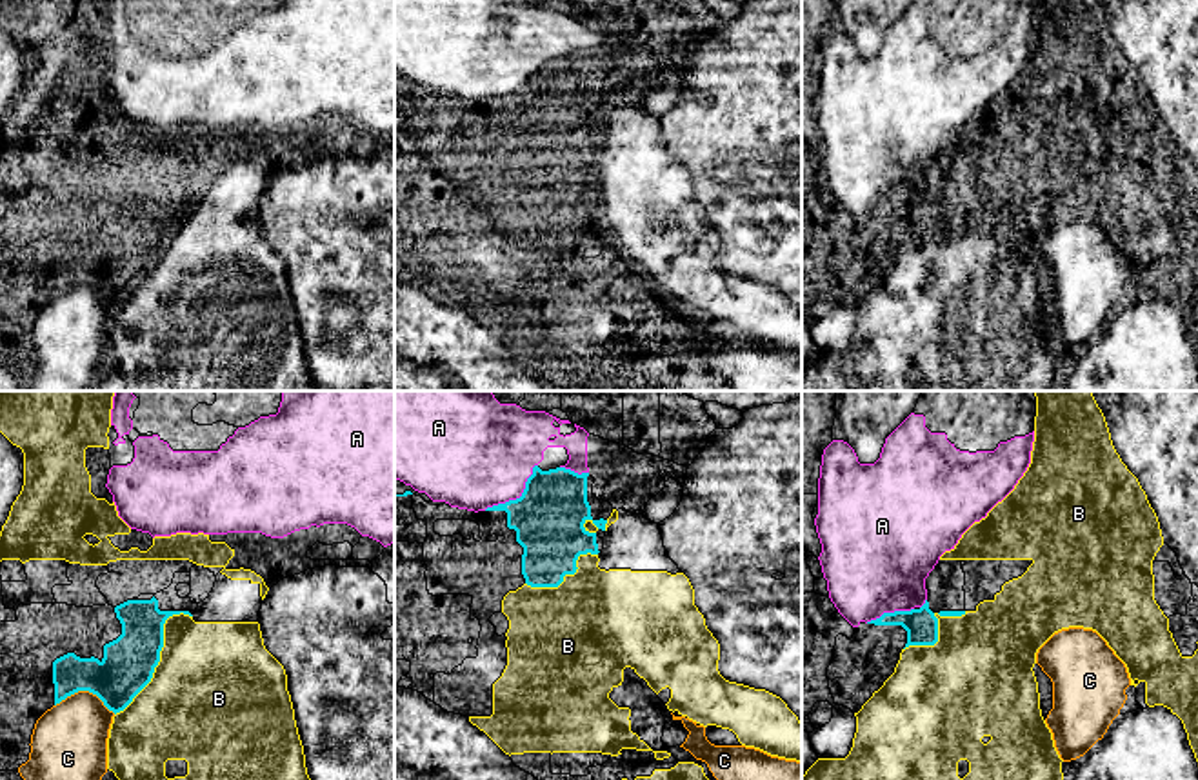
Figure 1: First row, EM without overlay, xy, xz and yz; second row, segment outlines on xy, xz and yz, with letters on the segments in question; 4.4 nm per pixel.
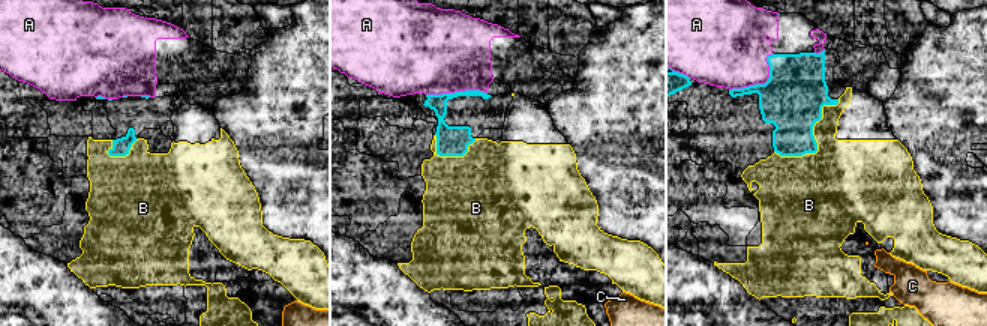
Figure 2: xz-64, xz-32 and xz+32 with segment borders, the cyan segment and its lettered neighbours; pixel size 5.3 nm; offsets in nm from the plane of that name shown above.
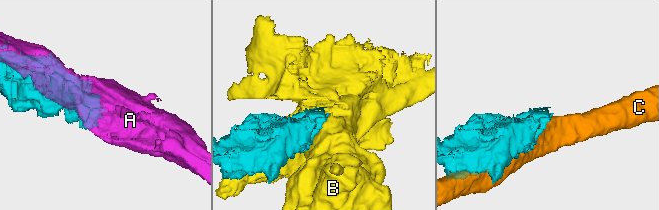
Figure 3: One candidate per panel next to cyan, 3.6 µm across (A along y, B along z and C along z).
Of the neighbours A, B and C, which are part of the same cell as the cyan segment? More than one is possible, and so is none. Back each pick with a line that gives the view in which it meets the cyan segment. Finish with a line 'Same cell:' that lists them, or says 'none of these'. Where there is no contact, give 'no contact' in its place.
A: meets cyan in xz
Same cell: A

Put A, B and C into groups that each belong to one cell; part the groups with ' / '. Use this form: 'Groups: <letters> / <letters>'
Groups: A / B / C

